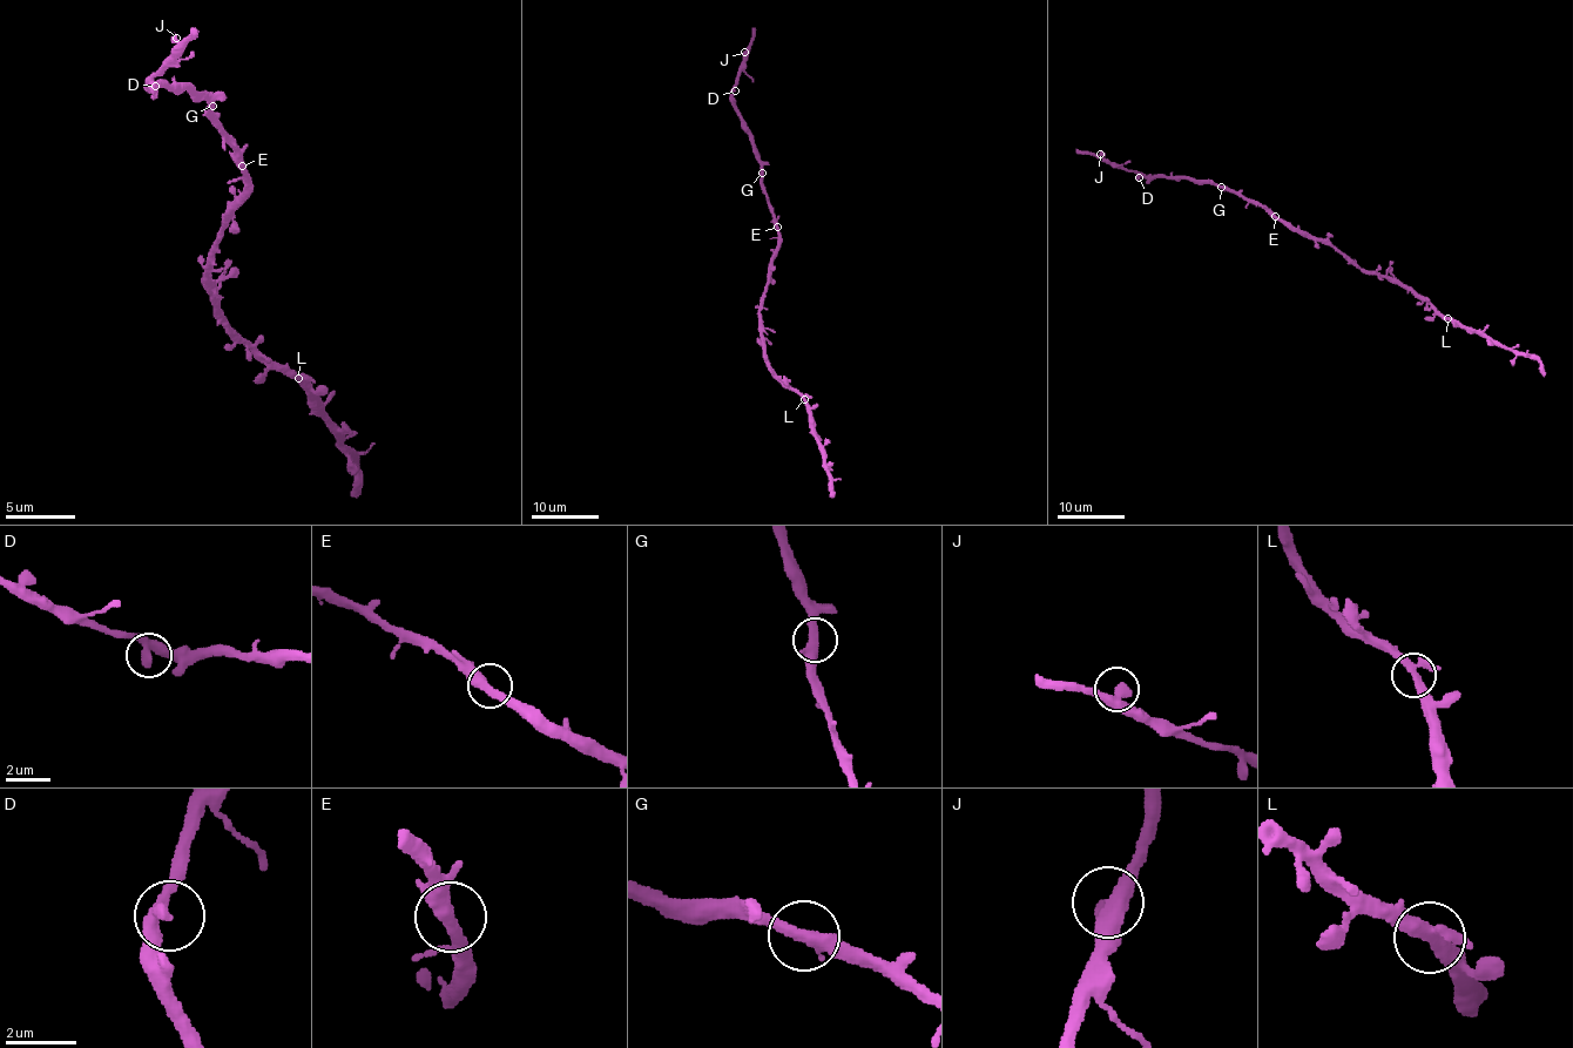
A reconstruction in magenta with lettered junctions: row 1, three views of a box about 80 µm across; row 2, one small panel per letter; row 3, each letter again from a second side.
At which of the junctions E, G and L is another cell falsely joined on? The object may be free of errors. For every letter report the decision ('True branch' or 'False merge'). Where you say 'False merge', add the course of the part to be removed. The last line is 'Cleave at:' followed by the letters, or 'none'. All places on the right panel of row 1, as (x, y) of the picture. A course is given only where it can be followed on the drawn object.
E: True branch
G: True branch
L: True branch
Cleave at: none

